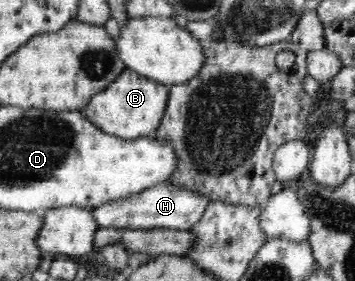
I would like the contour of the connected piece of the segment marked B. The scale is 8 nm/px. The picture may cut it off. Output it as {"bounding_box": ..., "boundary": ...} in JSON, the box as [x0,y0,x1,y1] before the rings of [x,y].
{"bounding_box":[83,69,169,140],"boundary":[[[126,69],[103,91],[92,95],[83,113],[90,123],[106,134],[134,140],[156,132],[166,110],[168,93],[169,89],[164,84],[152,81],[132,69]]]}

